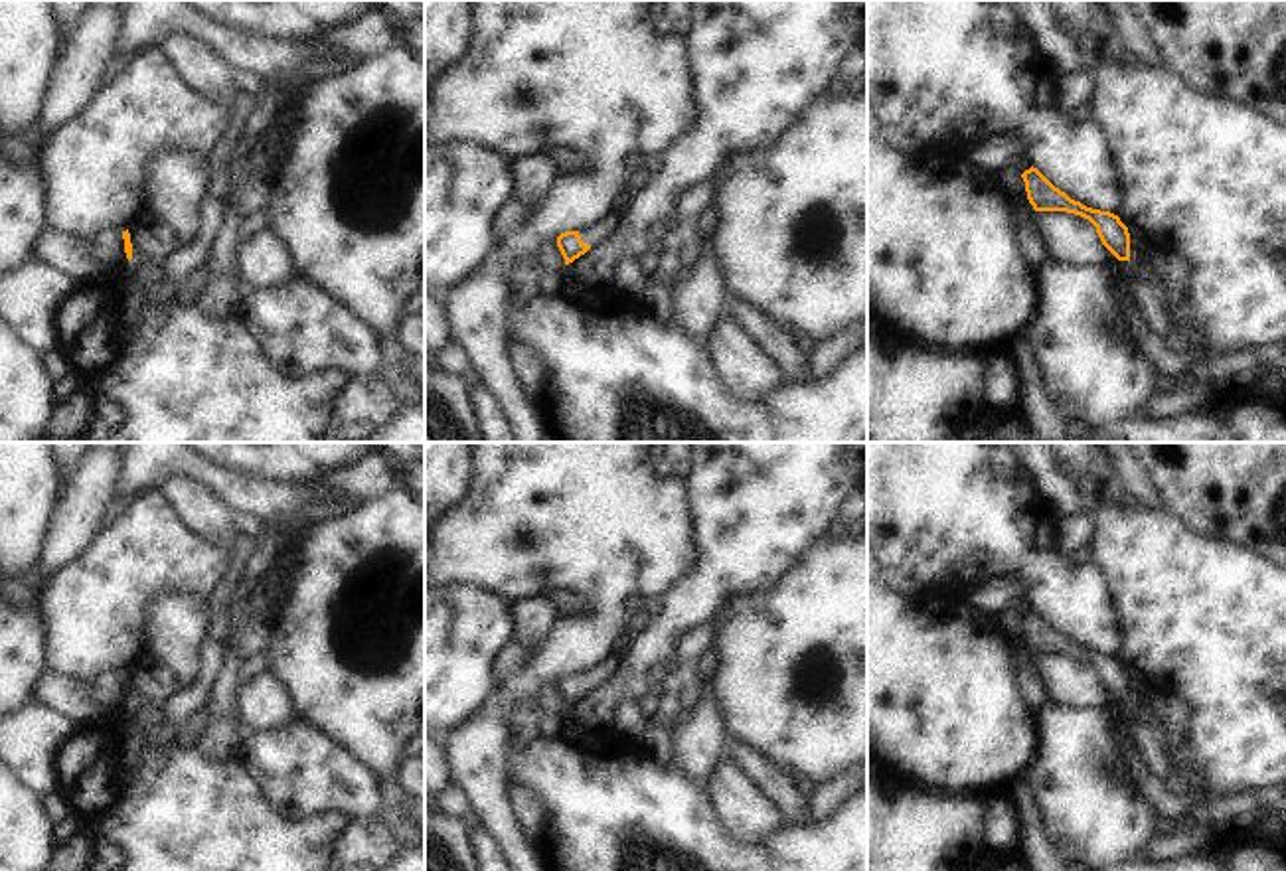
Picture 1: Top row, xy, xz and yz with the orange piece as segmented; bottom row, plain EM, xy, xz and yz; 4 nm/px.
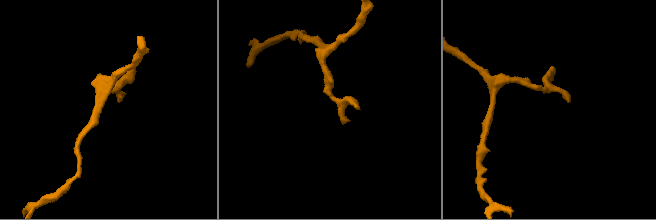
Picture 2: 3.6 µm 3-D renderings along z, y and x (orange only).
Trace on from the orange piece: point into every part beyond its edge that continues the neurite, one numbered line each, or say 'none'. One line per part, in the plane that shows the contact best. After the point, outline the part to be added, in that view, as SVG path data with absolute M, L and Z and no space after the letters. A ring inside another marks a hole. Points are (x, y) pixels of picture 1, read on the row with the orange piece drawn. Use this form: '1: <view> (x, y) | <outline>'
none

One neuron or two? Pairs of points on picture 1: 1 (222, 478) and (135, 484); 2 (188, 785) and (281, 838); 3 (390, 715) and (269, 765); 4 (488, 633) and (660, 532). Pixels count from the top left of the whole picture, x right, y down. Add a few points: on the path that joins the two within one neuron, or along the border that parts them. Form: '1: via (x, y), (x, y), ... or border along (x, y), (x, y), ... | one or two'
1: via (200, 469), (157, 467) | one
2: via (212, 808), (241, 838), (257, 838) | one
3: border along (295, 713), (324, 731), (368, 767) | two
4: border along (467, 585), (490, 591), (512, 603) | two

